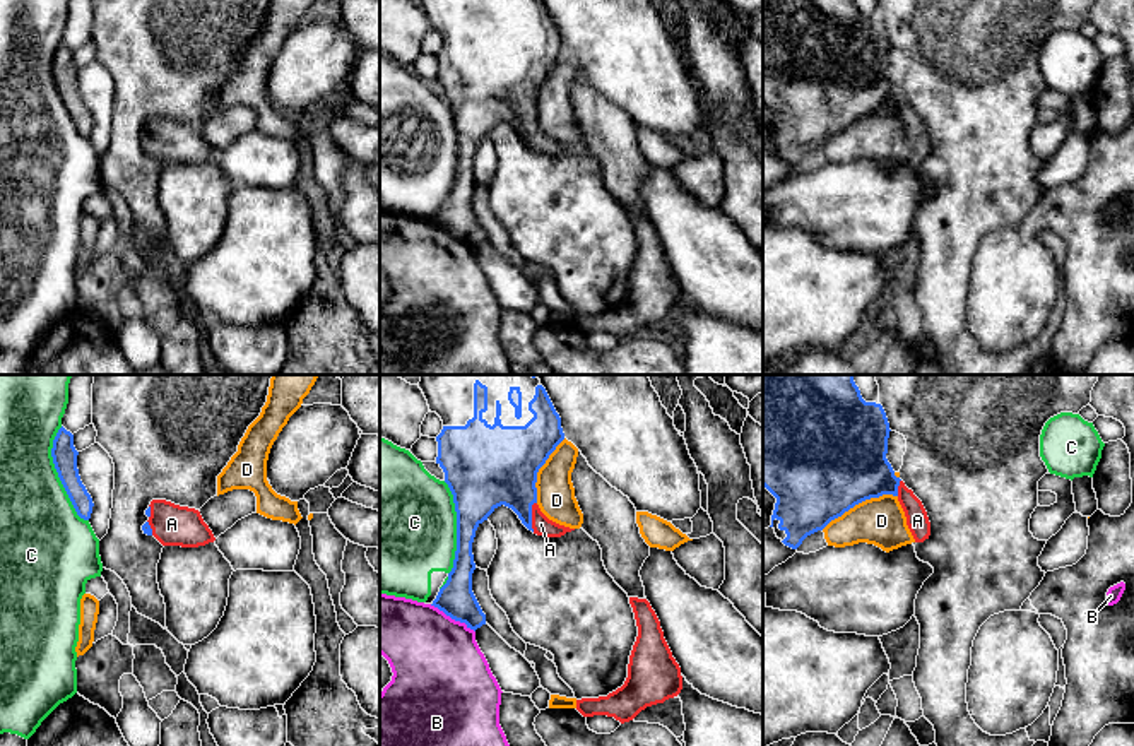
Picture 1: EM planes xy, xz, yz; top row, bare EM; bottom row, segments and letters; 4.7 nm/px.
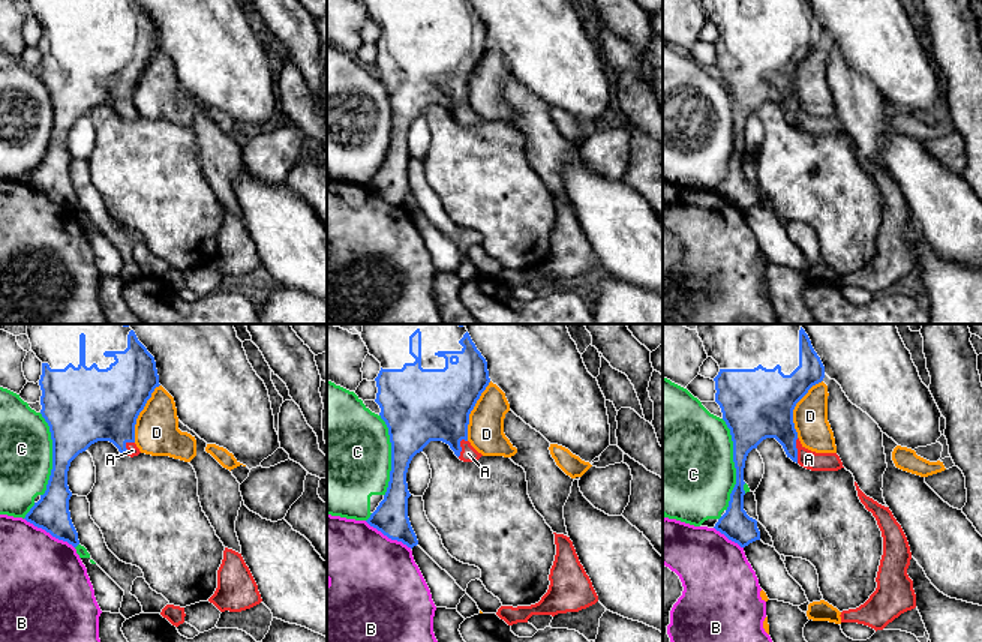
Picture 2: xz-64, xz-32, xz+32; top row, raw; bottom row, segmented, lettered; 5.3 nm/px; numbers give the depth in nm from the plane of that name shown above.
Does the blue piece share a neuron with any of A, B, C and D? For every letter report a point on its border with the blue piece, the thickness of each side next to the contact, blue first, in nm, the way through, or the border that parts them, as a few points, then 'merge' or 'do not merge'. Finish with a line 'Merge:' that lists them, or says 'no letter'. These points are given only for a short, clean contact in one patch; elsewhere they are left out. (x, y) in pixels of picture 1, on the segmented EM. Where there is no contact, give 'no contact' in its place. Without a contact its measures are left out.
A: xz (531, 517) | 300/90 nm | across xz (505, 471), (531, 517), (541, 524) | merge
B: xz (452, 618) | 170/440 nm | do not merge
C: xy (59, 476) | 120/360 nm | do not merge
D: yz (859, 502) | 500/220 nm | do not merge
Merge: A

